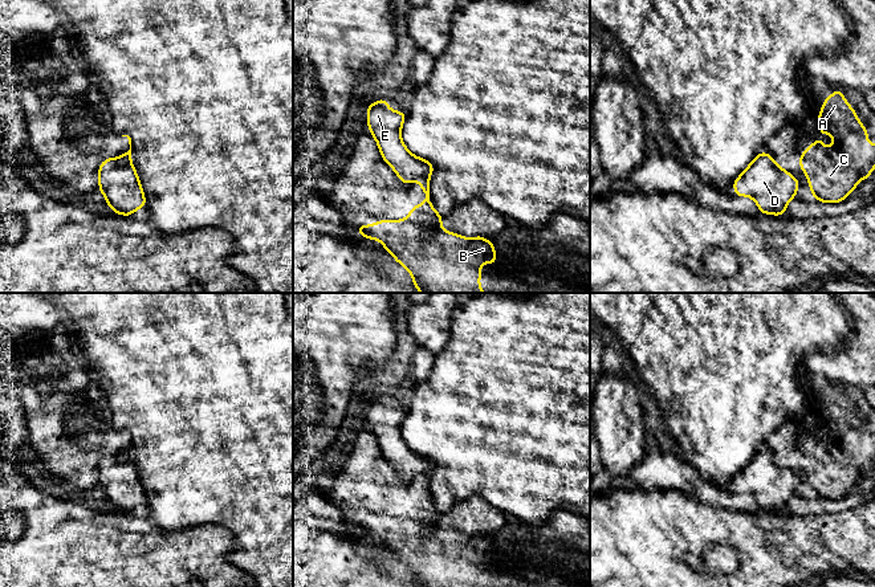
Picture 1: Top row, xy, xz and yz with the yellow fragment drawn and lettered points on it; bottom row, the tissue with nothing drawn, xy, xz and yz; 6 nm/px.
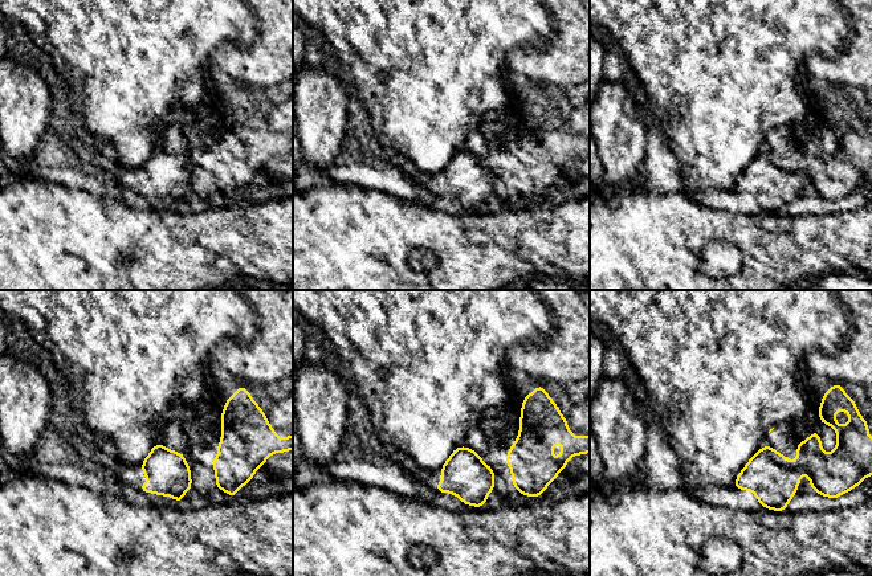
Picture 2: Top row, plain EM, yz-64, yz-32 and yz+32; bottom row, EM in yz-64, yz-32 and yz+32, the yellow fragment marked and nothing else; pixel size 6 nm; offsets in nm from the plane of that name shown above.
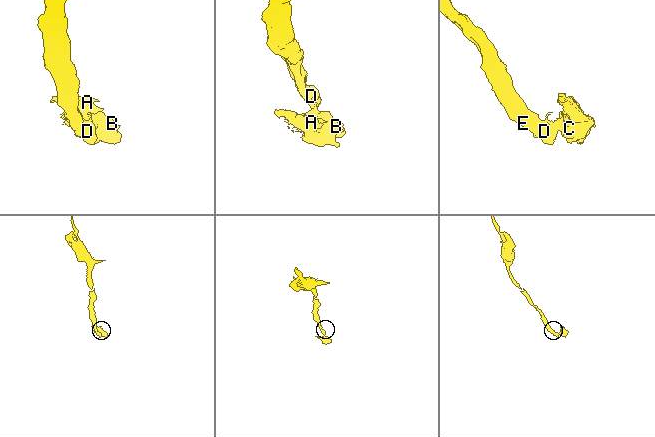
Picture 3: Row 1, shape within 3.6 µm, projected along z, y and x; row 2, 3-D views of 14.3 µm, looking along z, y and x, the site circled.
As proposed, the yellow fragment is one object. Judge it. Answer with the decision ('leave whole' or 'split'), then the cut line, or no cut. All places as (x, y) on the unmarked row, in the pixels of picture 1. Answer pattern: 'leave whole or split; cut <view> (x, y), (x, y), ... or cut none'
split; cut xz (427, 473), (419, 473), (412, 477)

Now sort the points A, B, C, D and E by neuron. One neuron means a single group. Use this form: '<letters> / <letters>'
A B C / D E

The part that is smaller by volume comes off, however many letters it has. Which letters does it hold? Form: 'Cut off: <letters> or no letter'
Cut off: A, B, C

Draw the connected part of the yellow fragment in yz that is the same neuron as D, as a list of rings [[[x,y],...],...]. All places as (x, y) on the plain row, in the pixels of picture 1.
[[[764,448],[734,476],[733,484],[734,493],[752,494],[761,510],[782,513],[788,500],[797,494],[799,478],[790,469],[777,466]]]

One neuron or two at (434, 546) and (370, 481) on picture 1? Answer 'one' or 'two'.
one

